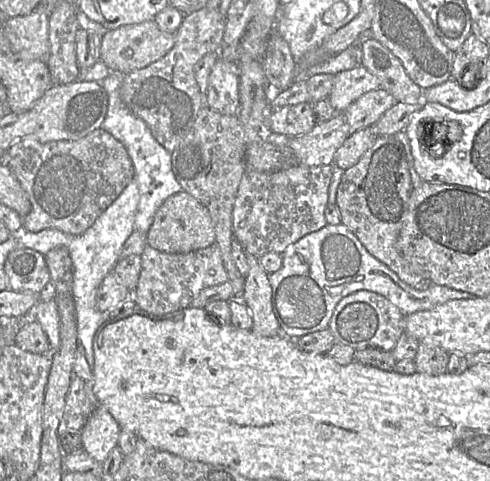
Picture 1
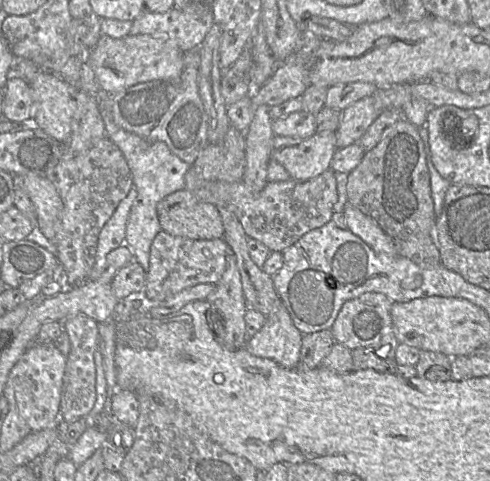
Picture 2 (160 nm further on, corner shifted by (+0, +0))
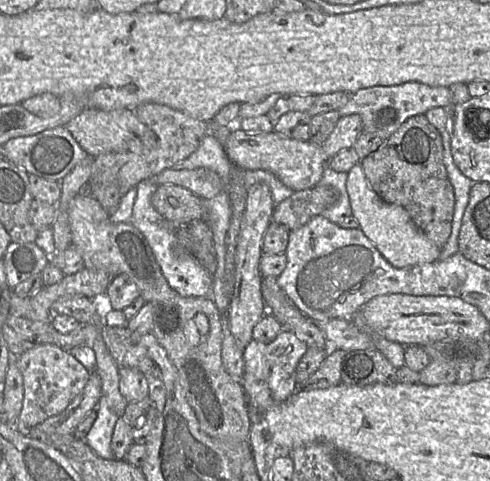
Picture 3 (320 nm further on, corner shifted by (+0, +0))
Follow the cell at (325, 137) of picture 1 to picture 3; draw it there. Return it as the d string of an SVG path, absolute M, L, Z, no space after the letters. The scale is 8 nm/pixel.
M235 127L222 146L231 164L242 171L266 170L294 192L316 186L328 166L322 145L284 137L275 131L249 133Z

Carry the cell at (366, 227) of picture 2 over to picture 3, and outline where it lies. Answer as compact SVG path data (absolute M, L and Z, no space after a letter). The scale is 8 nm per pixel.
M360 163L354 165L347 174L346 188L352 216L358 221L360 230L392 266L404 268L432 263L439 259L441 249L417 228L406 209L385 203L380 199L370 187Z

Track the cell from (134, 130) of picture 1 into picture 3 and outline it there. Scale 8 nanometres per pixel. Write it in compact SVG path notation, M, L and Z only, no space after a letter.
M145 179L136 187L137 197L133 206L131 223L146 238L169 286L183 297L210 297L214 288L213 275L199 261L182 248L178 248L176 231L168 227L167 221L151 203L158 184L153 179Z

